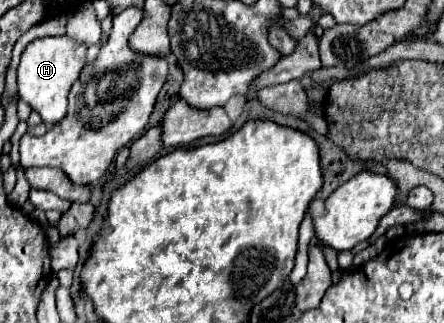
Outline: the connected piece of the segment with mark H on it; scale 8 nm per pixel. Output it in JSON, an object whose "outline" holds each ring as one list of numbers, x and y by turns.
{"outline":[[49,36,31,42,21,54,21,64,17,68,17,88,19,100,27,102,35,110,43,124,57,124,67,112,67,96,75,84,81,68,85,66,85,46,73,42,67,36]]}

